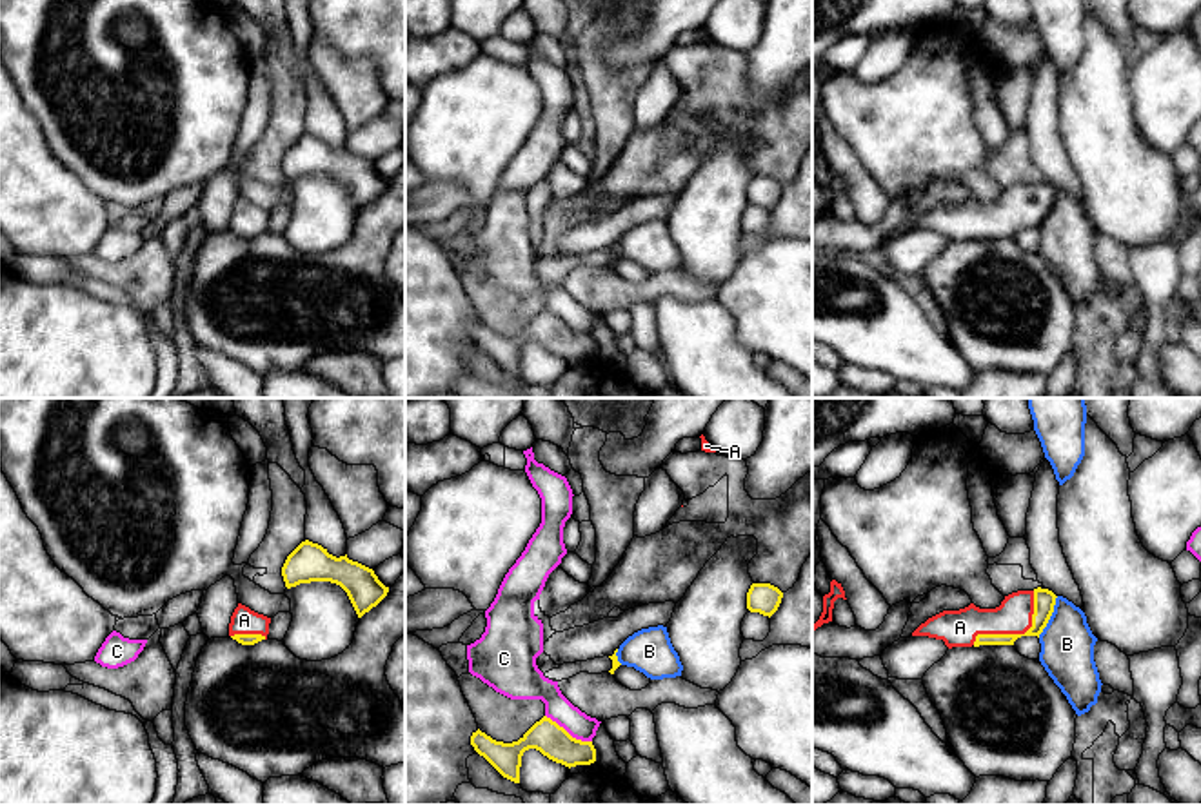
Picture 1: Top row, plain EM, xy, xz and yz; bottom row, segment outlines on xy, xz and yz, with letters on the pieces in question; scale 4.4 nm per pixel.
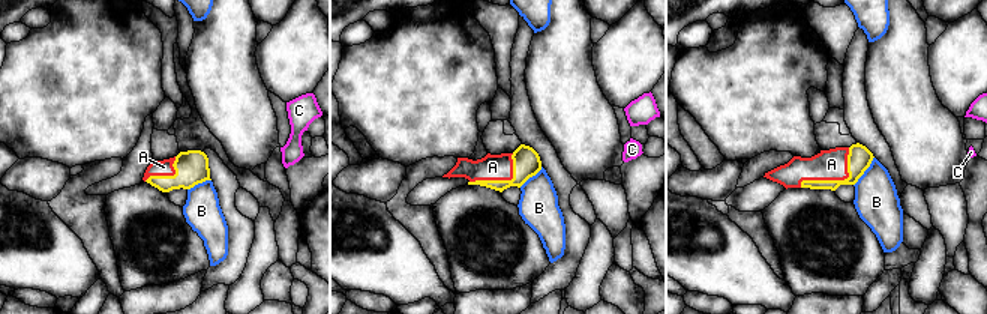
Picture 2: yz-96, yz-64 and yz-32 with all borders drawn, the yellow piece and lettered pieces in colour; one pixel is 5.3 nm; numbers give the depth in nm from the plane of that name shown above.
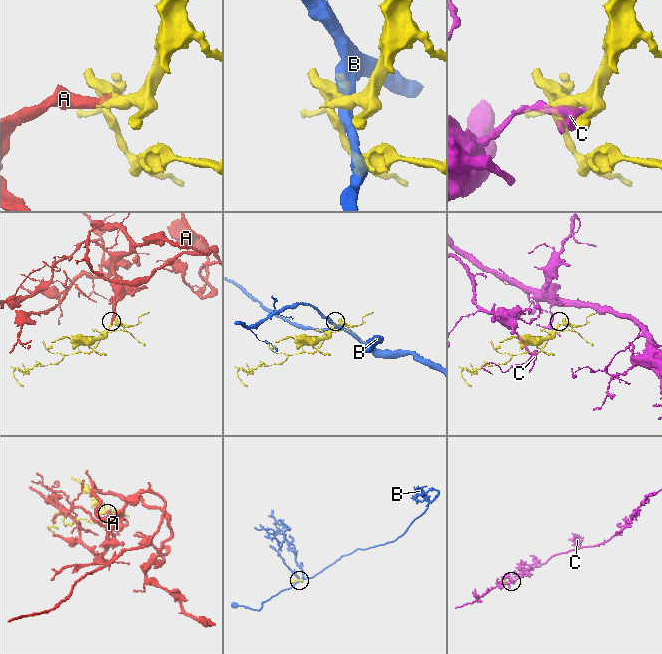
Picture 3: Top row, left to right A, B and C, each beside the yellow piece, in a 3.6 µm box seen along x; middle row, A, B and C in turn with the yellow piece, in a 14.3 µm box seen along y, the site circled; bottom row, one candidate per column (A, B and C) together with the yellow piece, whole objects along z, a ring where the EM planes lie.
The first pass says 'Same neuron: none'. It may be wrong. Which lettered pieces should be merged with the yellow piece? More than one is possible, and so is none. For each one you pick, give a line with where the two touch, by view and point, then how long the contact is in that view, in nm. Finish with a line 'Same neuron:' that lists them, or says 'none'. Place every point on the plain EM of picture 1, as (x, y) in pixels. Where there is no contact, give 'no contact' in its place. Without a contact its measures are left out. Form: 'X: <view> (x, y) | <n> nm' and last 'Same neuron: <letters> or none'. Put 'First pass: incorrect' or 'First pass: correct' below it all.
A: yz (1016, 228) | 360 nm
Same neuron: A
First pass: incorrect

